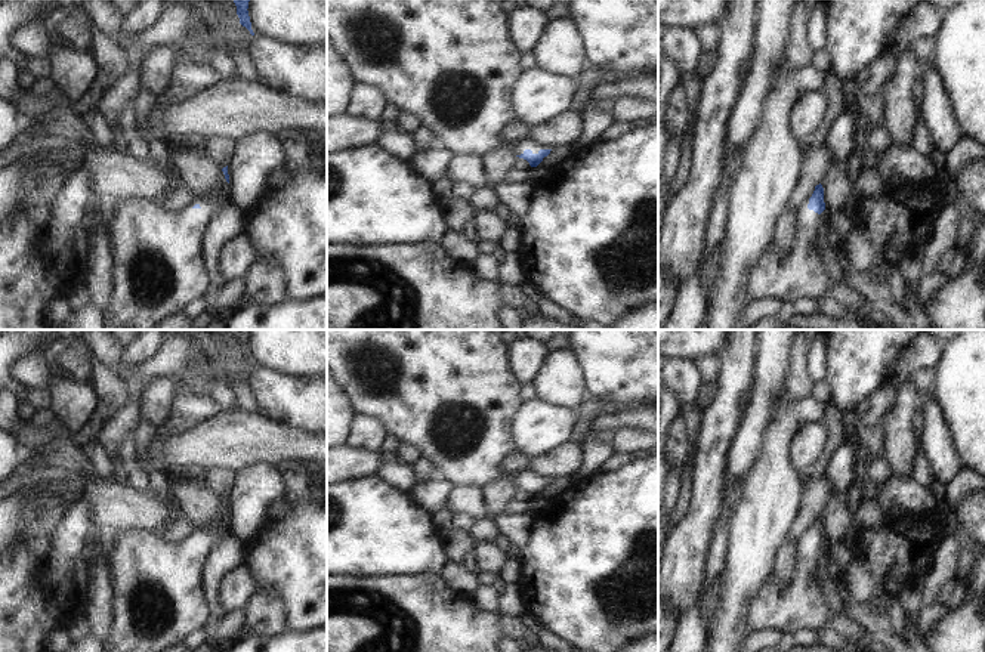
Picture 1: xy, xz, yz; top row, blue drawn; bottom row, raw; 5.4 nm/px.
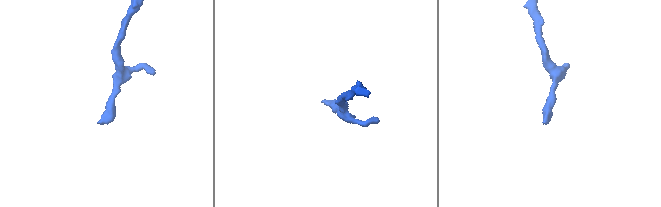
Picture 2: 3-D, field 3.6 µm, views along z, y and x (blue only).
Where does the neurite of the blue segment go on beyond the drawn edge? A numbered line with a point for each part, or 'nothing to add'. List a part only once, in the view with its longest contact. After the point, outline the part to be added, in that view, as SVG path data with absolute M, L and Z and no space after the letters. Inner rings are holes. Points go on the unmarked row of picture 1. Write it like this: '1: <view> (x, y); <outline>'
1: xz (524, 476); M524 470L524 472L521 472L521 476L519 476L518 482L516 482L516 486L524 485L525 480L531 480L532 485L538 485L538 482L540 482L541 479L538 479L538 478L529 475L527 470Z

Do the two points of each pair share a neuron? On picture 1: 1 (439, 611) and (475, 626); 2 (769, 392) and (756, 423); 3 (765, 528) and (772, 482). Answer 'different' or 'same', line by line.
1: same
2: same
3: same

